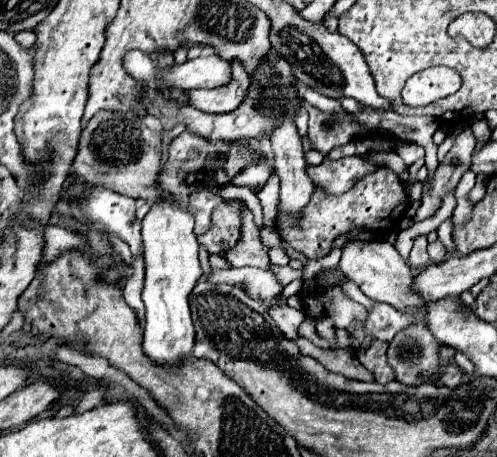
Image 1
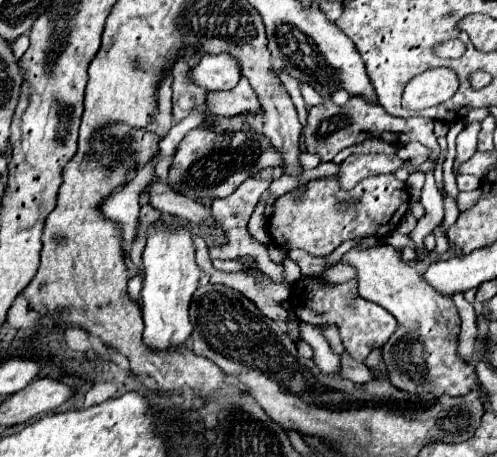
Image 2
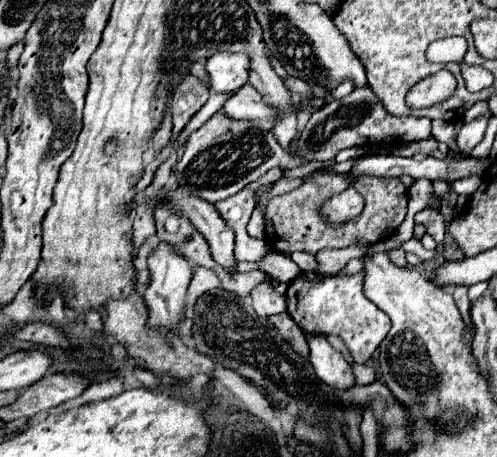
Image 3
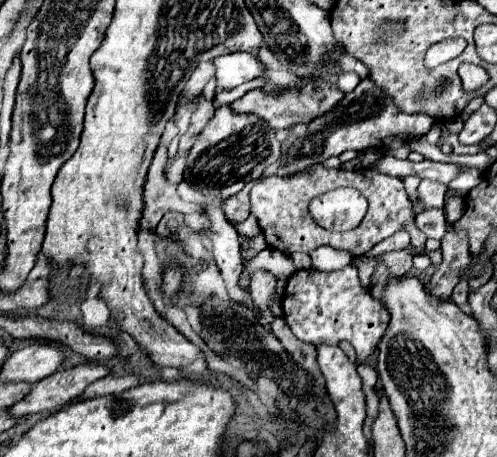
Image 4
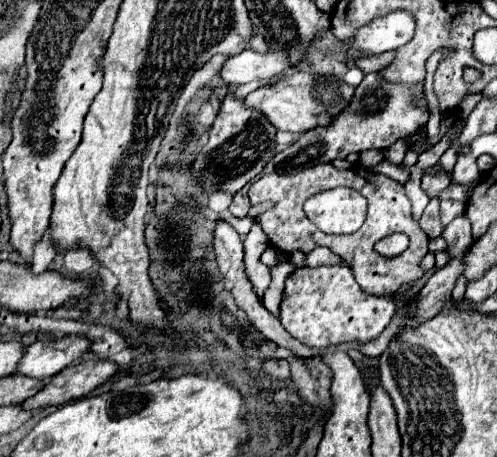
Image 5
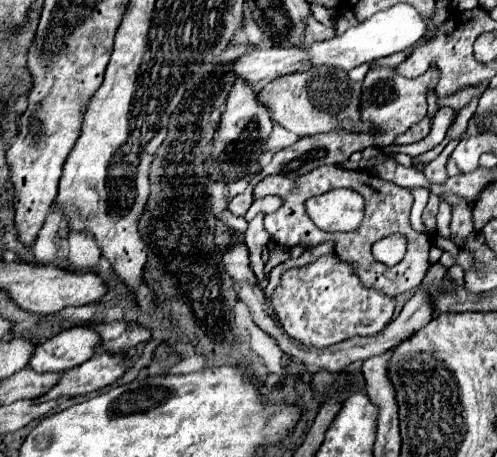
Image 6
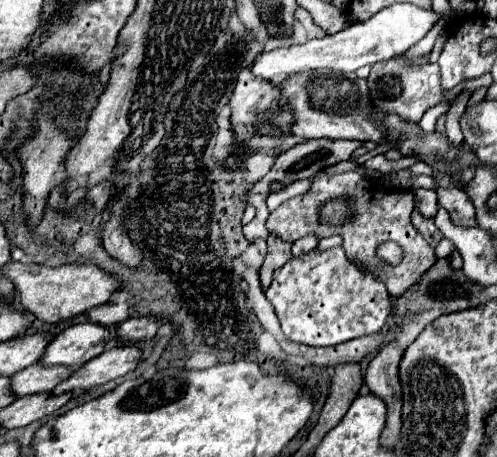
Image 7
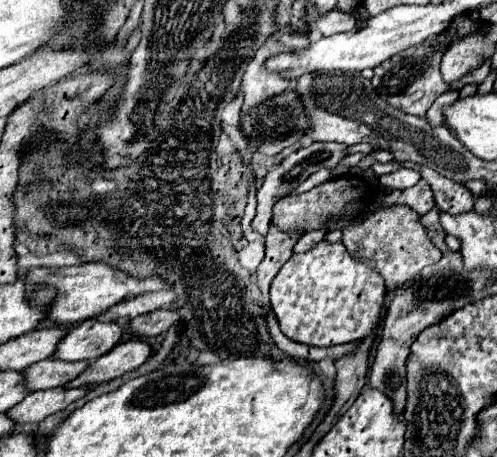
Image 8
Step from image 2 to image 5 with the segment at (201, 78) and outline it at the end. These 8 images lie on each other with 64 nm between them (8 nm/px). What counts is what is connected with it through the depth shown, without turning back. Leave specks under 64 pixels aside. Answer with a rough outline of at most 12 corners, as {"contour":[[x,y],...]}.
{"contour":[[244,50],[226,58],[228,86],[260,80],[290,66],[282,52]]}

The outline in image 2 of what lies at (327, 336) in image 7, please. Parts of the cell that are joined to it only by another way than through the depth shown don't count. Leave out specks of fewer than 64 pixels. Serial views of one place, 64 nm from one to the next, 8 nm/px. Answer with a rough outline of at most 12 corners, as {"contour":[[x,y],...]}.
{"contour":[[298,280],[290,306],[302,322],[338,326],[364,362],[396,332],[386,308],[338,286]]}

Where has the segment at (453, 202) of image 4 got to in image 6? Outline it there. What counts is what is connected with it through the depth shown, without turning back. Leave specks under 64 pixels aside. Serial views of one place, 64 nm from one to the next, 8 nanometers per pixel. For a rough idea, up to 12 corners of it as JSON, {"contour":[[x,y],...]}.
{"contour":[[440,202],[438,234],[450,238],[452,206]]}

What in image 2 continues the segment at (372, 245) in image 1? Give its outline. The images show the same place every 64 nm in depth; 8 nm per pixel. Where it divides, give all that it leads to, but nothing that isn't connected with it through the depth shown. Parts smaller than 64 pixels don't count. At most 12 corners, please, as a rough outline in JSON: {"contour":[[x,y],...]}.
{"contour":[[388,244],[352,248],[360,296],[400,328],[390,382],[412,396],[478,386],[456,354],[460,316]]}

